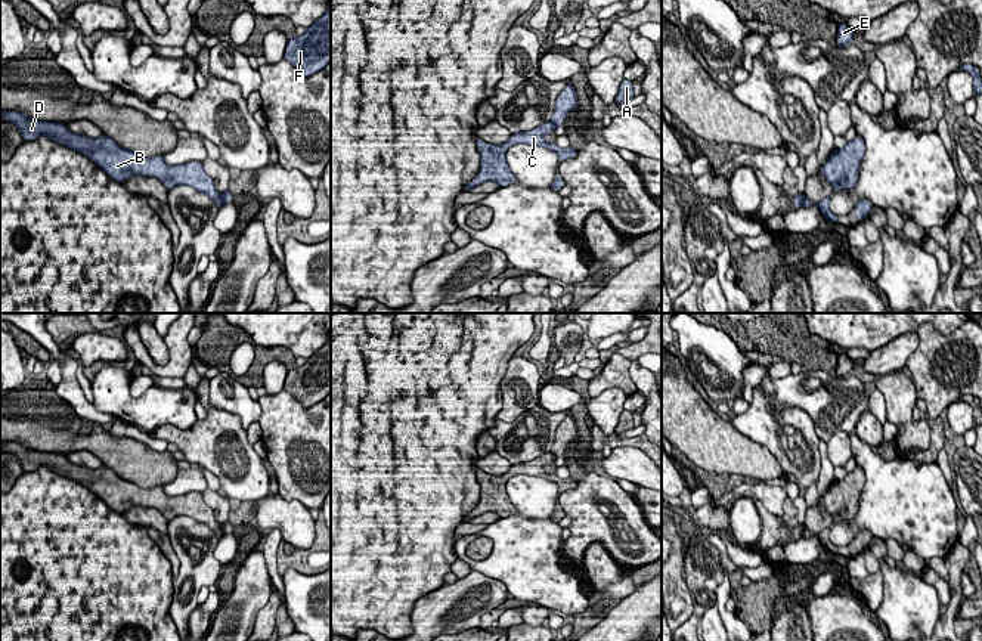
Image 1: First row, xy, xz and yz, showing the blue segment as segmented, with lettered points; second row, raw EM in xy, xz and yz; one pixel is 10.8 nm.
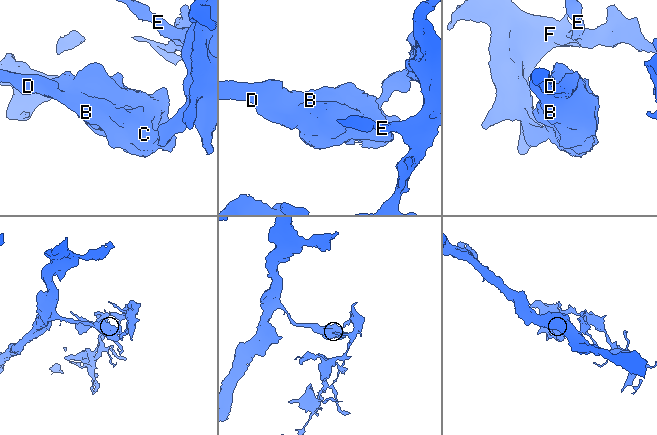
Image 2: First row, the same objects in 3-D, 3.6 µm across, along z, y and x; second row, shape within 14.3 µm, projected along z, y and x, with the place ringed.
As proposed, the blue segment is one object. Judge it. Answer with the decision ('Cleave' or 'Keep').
Cleave

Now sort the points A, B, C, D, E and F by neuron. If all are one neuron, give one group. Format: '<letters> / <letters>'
A E F / B C D

